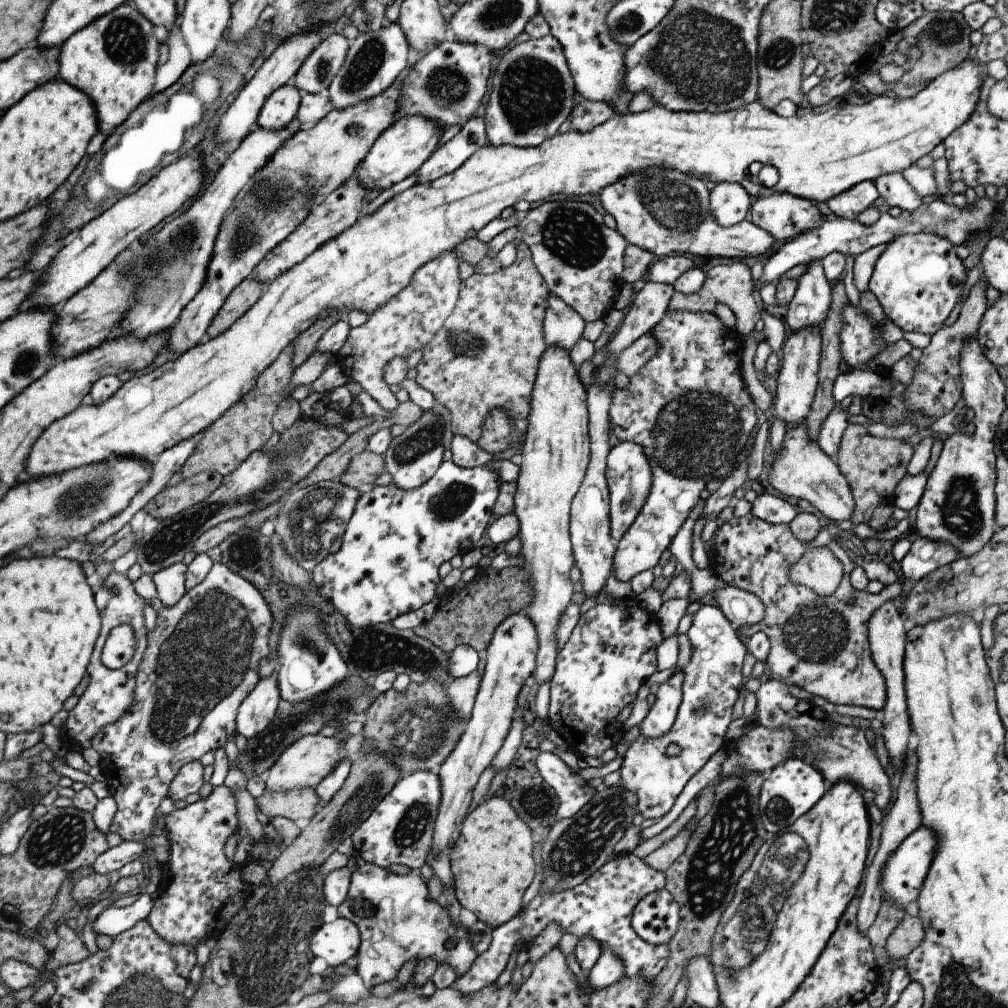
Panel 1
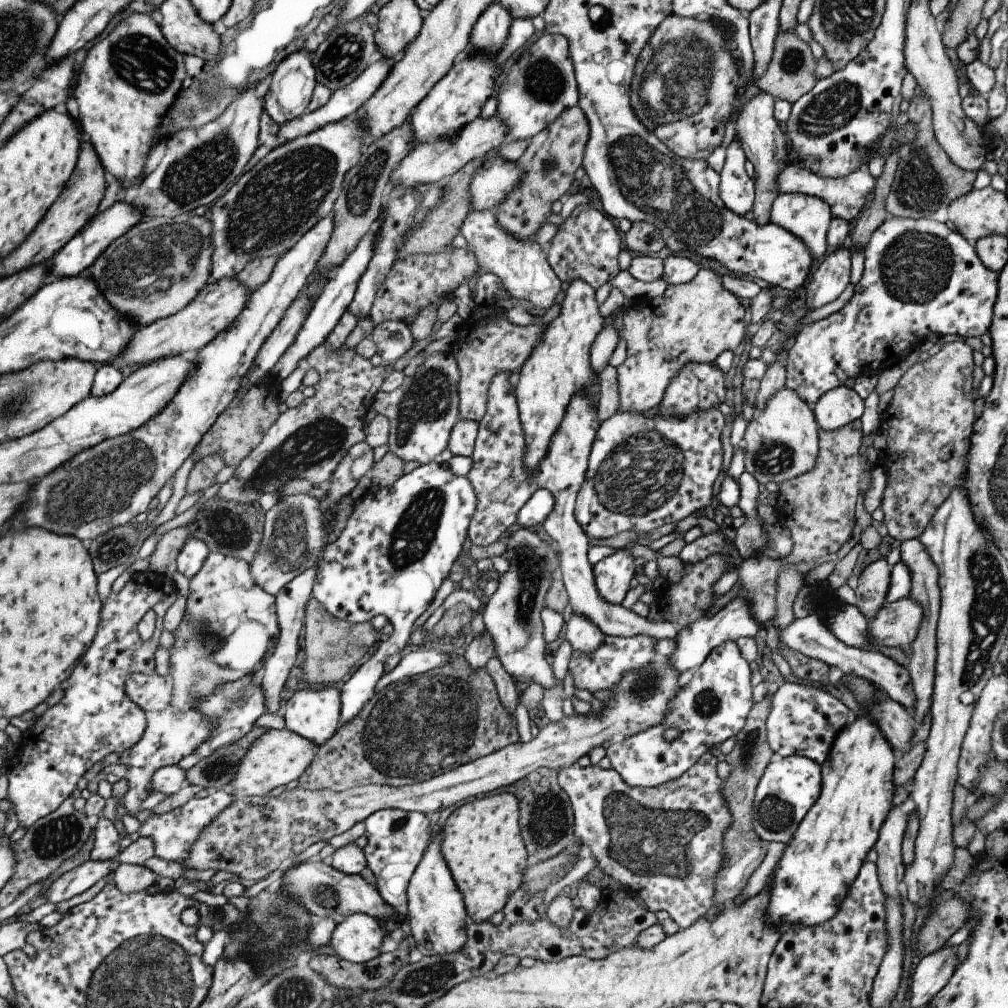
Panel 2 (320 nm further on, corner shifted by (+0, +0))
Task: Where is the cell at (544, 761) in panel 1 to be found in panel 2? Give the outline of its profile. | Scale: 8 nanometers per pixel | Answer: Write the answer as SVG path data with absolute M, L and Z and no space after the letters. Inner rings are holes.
M704 752L695 761L693 766L690 766L683 774L680 774L673 780L659 784L654 787L634 787L626 785L621 777L612 769L602 769L595 765L587 765L586 767L580 767L577 764L562 768L558 771L556 778L559 788L565 792L566 797L569 799L572 815L574 818L574 835L582 844L585 844L589 848L589 854L595 860L595 864L604 875L610 876L611 879L617 880L631 890L637 898L643 900L645 904L644 908L649 912L657 912L657 910L663 910L669 914L671 920L677 924L679 929L687 928L692 925L697 918L701 917L711 906L718 906L714 899L714 882L716 880L716 874L722 868L724 862L724 856L722 855L722 840L724 834L728 831L728 828L732 824L732 816L729 812L728 806L724 801L722 795L723 780L717 777L715 773L715 765L717 764L715 757L709 752Z

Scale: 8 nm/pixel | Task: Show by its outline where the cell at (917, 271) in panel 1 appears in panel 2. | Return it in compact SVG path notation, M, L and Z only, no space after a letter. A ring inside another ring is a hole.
M909 217L891 218L883 221L869 237L869 240L863 246L864 265L860 280L853 285L853 293L849 301L837 312L829 314L826 318L806 324L799 331L793 331L794 335L788 344L786 352L786 377L784 386L797 393L797 396L811 406L822 394L829 389L836 389L843 385L847 378L855 378L857 375L874 375L881 373L885 368L893 364L893 346L901 346L901 342L907 344L909 350L918 348L921 342L929 336L936 334L938 337L945 334L956 334L961 338L967 336L980 337L984 332L988 332L991 322L992 306L996 297L996 280L998 273L989 270L983 266L983 263L977 258L975 249L963 238L955 229L950 228L947 223L939 223L932 219L910 219Z

